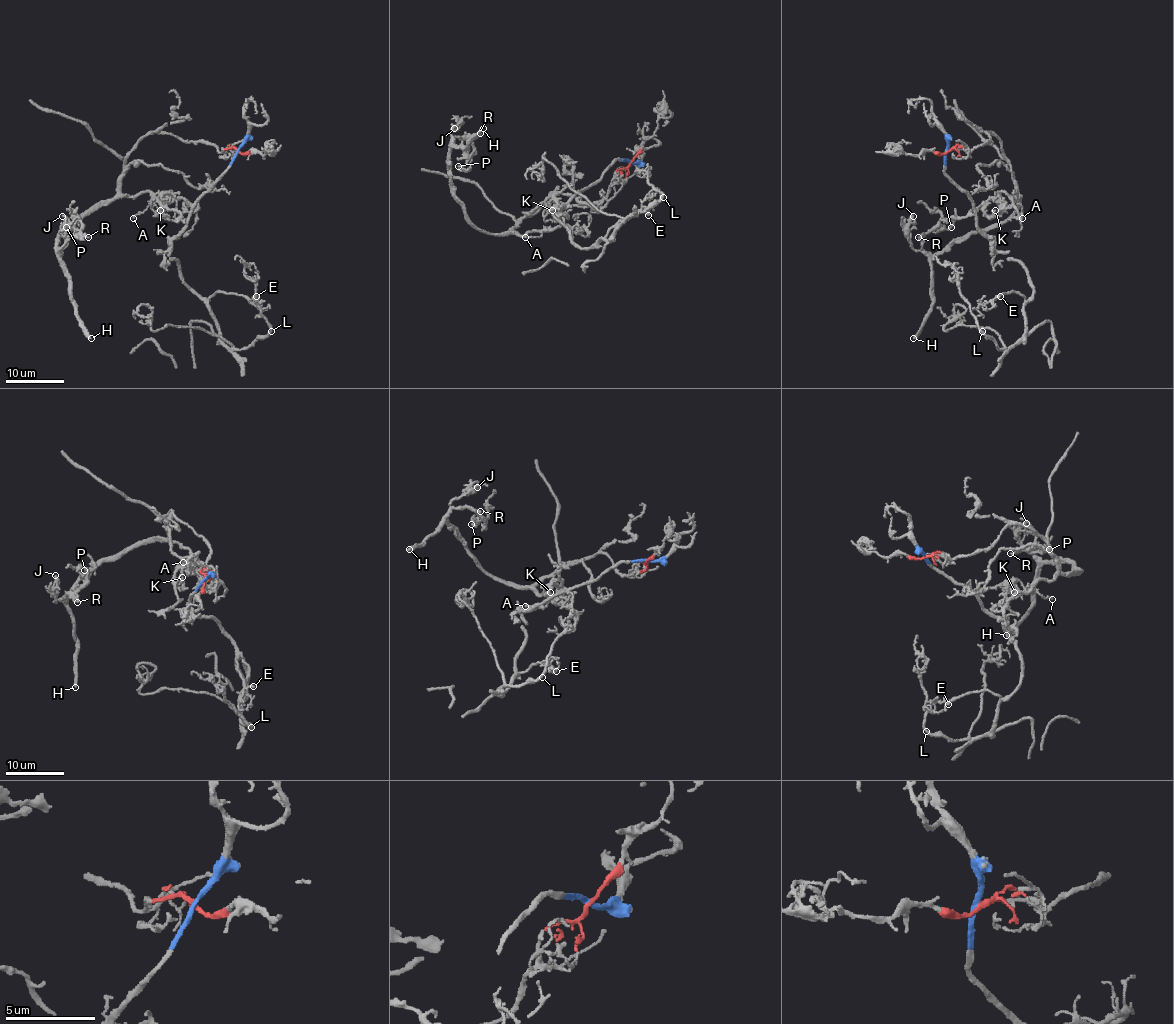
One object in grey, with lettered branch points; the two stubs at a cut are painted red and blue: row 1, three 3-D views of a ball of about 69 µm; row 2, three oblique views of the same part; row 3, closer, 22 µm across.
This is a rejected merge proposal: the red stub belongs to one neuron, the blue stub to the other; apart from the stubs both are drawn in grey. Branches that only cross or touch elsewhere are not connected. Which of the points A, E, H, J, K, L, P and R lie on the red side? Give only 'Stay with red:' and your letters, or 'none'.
Stay with red: A, H, J, K, P, R

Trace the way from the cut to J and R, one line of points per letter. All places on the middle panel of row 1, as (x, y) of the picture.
J: (630, 162), (601, 200), (549, 202), (510, 231), (487, 234), (454, 194), (451, 130), (460, 123), (454, 129)
R: (630, 162), (601, 200), (549, 202), (510, 231), (487, 234), (469, 219), (450, 173), (454, 137), (481, 133)

